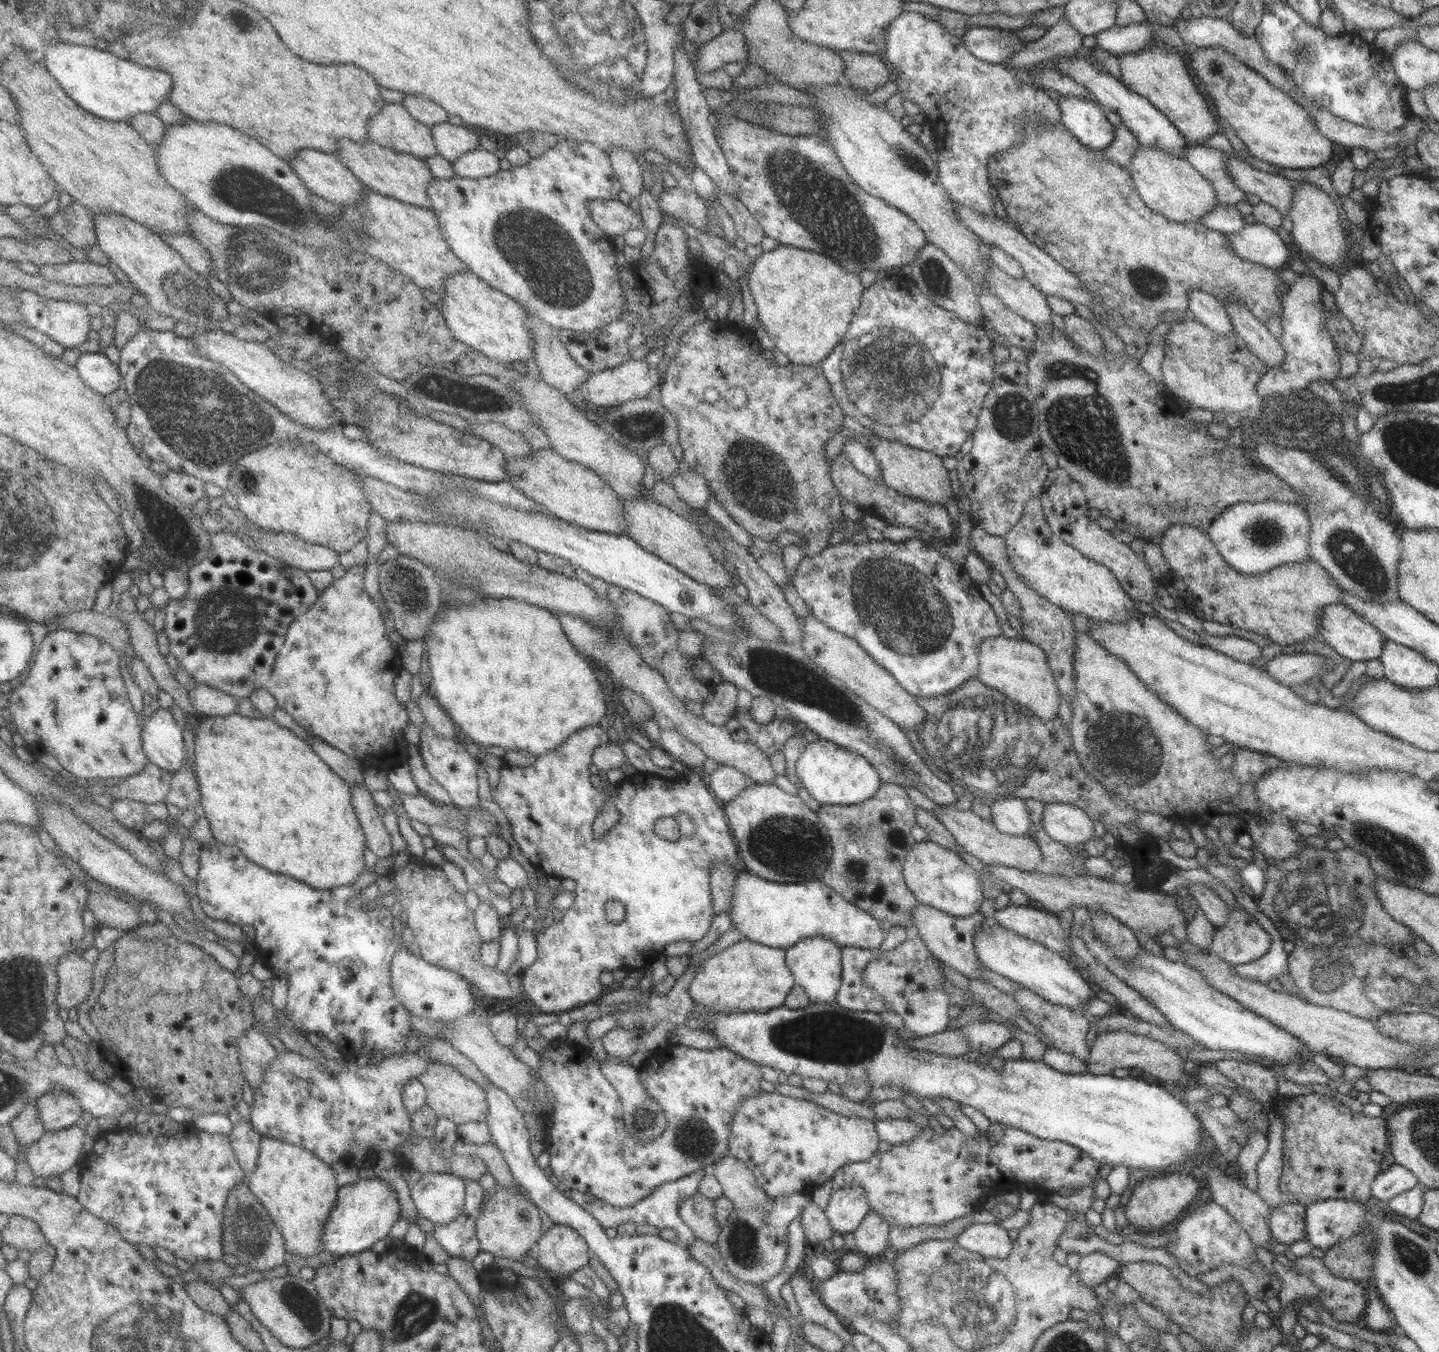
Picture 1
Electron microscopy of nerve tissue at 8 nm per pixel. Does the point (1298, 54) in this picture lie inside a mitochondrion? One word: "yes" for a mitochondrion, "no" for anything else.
yes

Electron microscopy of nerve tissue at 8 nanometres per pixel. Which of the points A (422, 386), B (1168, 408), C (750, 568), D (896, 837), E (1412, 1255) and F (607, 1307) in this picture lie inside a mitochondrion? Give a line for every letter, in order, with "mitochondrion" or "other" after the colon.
A: other
B: other
C: other
D: mitochondrion
E: mitochondrion
F: other

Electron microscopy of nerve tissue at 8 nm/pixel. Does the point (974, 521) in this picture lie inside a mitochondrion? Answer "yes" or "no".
no

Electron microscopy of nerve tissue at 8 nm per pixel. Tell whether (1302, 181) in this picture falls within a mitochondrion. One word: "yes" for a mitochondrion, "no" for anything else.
no

